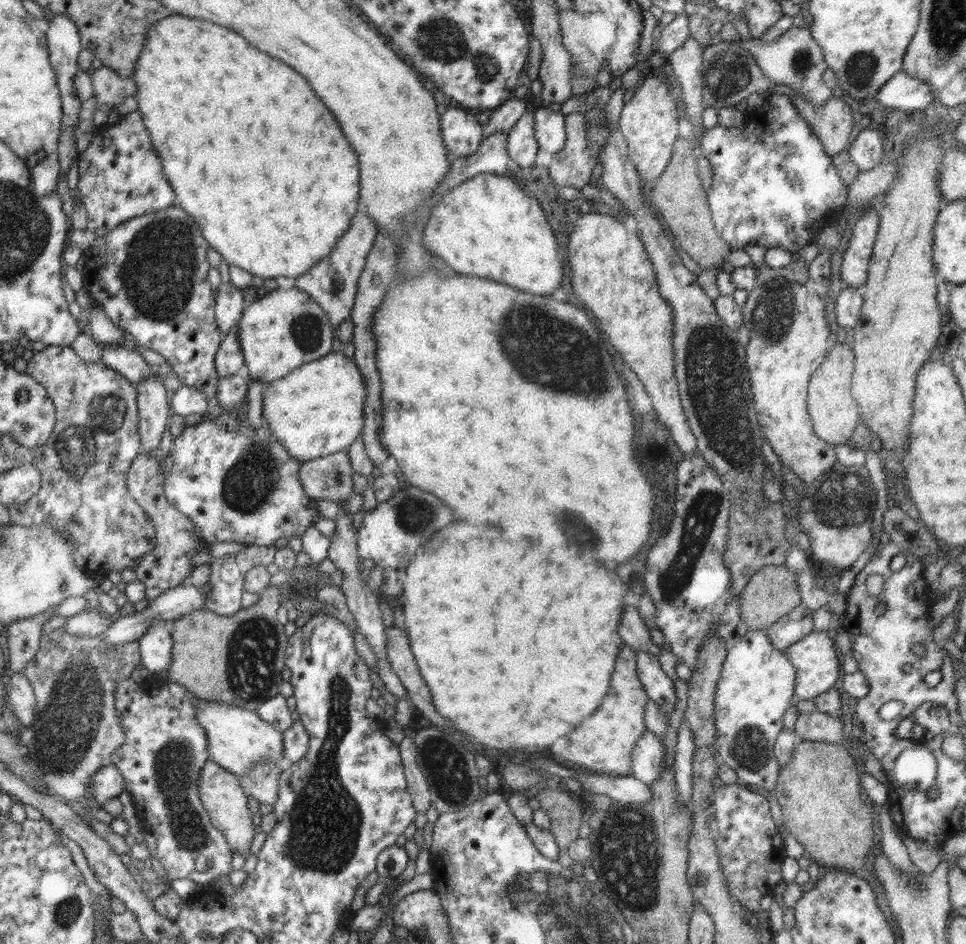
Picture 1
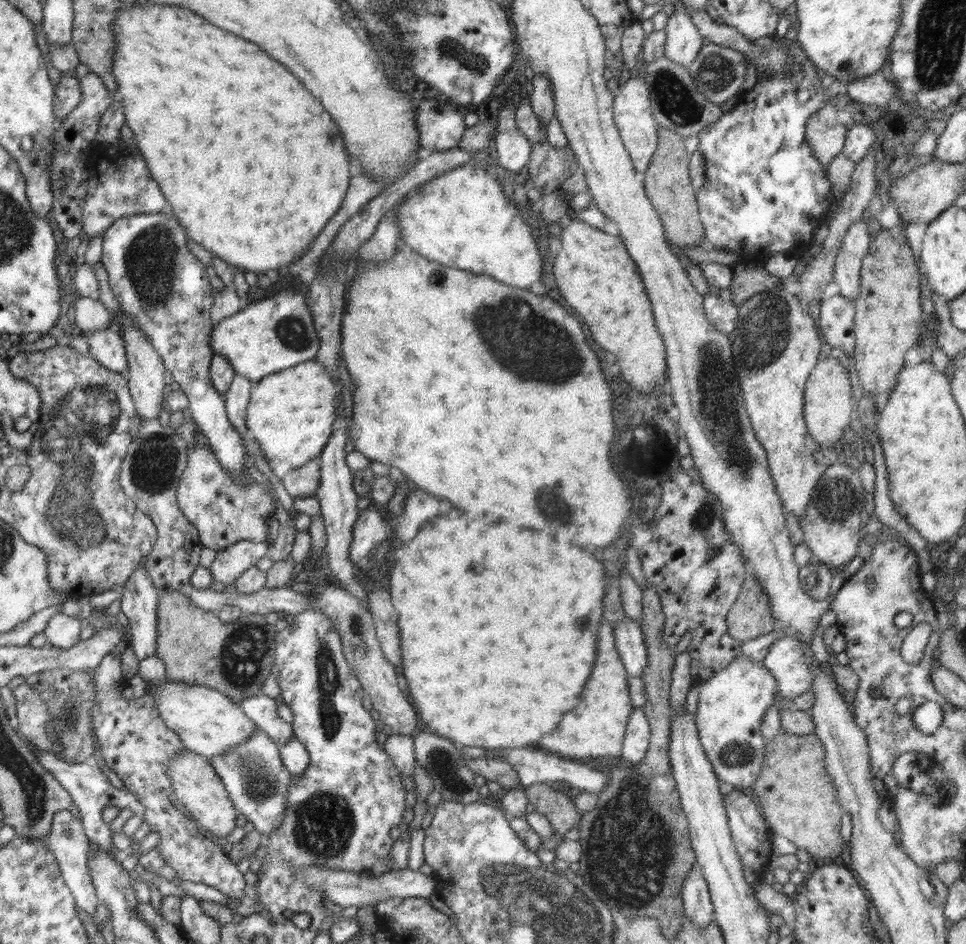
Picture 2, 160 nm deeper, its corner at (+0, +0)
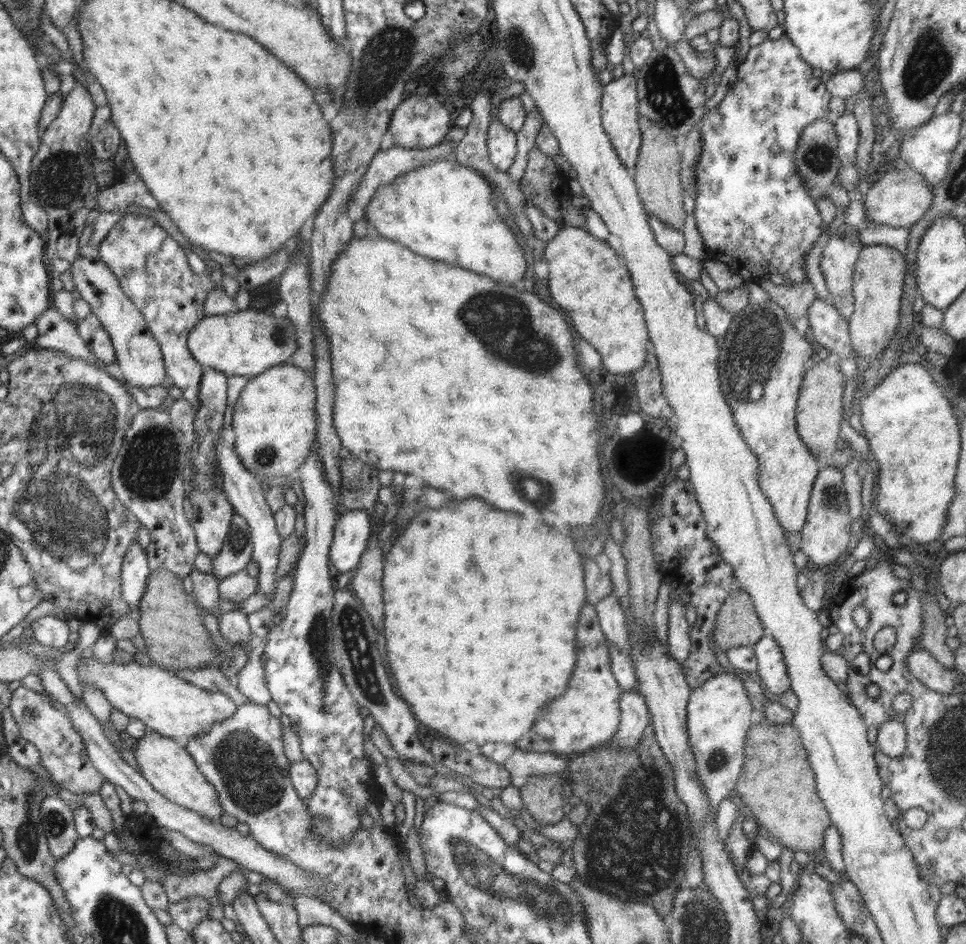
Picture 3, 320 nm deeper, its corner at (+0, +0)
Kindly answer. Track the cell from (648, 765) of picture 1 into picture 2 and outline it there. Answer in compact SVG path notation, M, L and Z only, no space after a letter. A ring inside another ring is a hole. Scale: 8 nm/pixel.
M632 709L626 732L623 738L621 757L638 765L644 760L644 755L650 744L650 727L643 709Z

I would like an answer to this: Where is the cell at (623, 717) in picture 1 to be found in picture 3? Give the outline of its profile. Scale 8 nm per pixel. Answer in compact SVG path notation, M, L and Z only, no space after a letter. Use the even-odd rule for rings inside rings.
M586 602L580 611L579 625L576 631L576 666L568 682L568 690L558 700L546 704L536 712L534 728L522 736L516 746L522 750L554 753L564 756L568 752L590 750L608 742L620 726L620 695L623 690L614 678L609 660L607 638L602 632L595 607Z

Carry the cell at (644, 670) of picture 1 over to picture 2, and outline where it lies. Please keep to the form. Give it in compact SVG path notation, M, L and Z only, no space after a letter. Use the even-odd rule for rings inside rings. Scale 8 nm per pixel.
M624 617L614 628L616 650L619 652L626 672L641 677L647 665L647 648L643 631L630 617Z

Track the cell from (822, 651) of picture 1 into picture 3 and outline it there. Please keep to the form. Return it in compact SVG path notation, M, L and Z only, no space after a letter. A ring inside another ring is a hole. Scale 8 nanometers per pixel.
M764 634L752 646L757 662L757 673L766 684L766 693L775 696L786 692L790 688L790 680L781 648L774 637Z

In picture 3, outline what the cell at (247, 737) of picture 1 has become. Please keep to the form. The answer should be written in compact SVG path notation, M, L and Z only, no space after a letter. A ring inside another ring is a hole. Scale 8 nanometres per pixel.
M92 654L87 663L77 670L77 675L81 685L87 682L87 684L97 686L114 709L121 710L128 717L138 718L148 727L148 730L156 731L158 734L174 740L180 740L183 744L201 737L214 723L230 718L238 707L227 694L199 688L176 677L174 672L160 668L153 663L146 666L138 664L137 661L106 664Z

